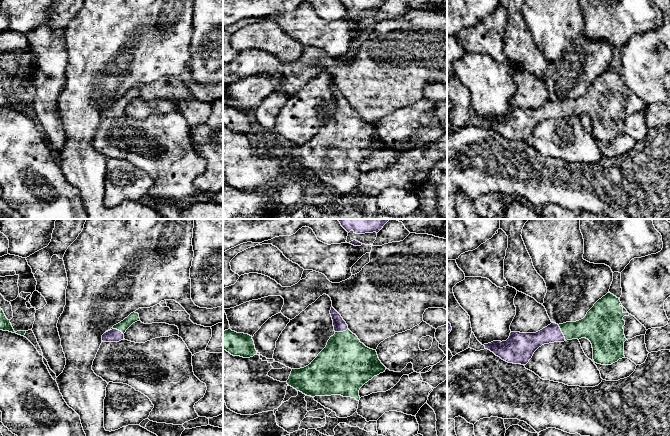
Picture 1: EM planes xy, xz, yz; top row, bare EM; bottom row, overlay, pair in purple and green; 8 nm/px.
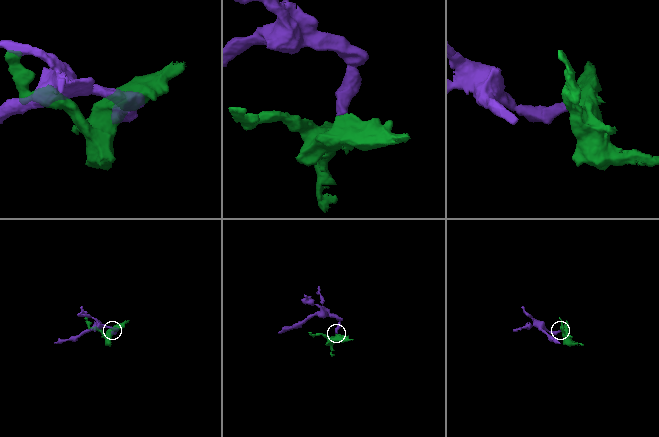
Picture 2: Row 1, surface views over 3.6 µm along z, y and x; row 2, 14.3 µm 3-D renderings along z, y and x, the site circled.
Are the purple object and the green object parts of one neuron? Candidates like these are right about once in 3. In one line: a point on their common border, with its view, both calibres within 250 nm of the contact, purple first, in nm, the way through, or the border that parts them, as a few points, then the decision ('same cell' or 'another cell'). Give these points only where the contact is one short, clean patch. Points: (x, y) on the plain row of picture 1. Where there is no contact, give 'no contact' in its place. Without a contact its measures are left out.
contact xy (114, 105); calibres 110 and 80 nm; way xy (114, 111), (114, 105), (119, 105), (133, 93); same cell

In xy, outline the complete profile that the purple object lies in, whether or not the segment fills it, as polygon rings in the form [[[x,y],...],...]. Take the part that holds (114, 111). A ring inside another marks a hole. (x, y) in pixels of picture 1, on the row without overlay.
[[[131,89],[120,99],[114,101],[110,106],[102,111],[103,118],[119,118],[124,116],[124,109],[135,98],[140,97],[138,89]]]

